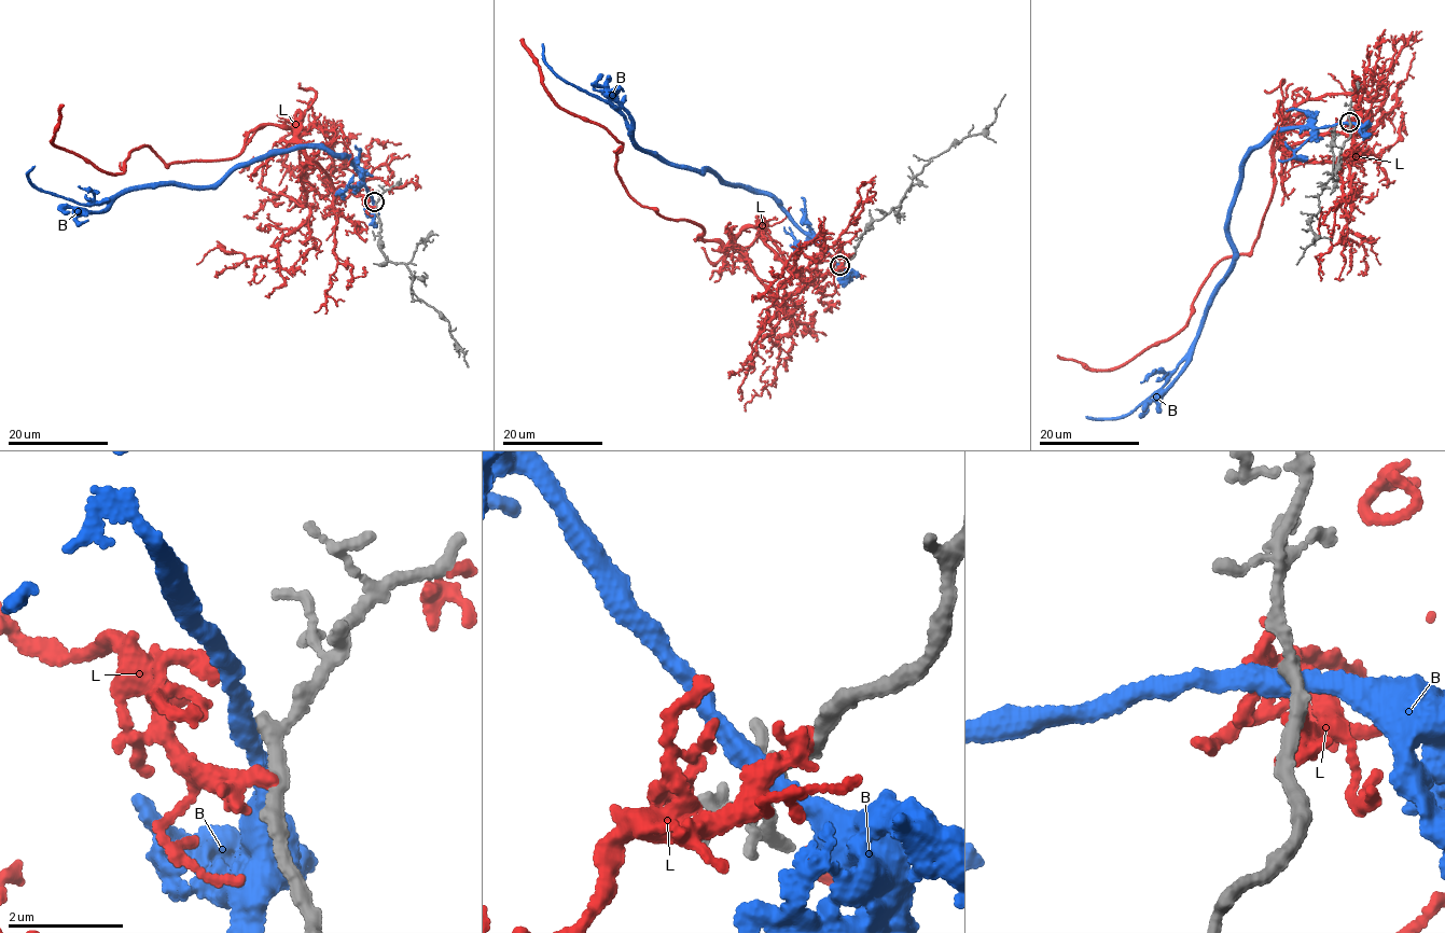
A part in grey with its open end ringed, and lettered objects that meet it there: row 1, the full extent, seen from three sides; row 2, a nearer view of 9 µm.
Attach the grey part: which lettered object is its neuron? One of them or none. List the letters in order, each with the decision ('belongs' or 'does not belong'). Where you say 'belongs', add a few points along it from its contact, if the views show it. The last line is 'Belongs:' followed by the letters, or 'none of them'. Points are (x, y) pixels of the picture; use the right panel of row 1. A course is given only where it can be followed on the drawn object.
B: does not belong
L: does not belong
Belongs: none of them

